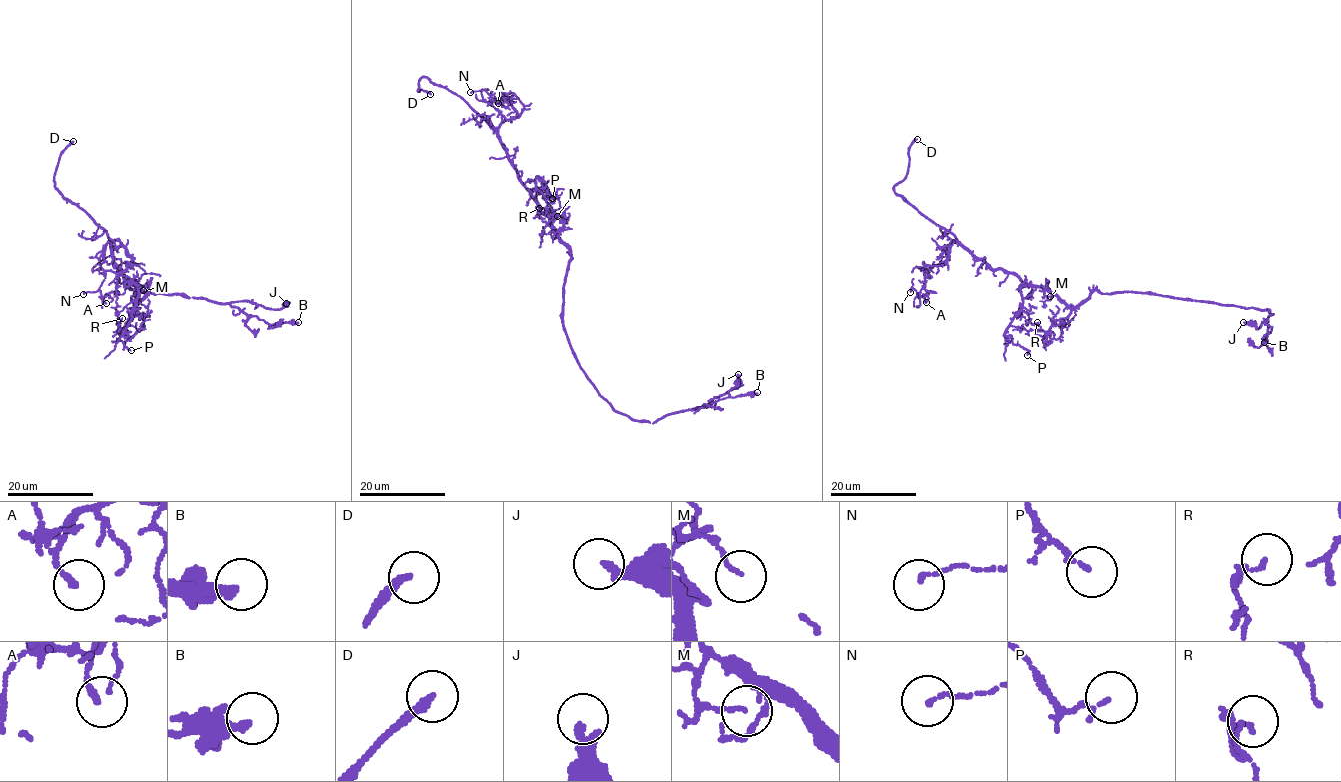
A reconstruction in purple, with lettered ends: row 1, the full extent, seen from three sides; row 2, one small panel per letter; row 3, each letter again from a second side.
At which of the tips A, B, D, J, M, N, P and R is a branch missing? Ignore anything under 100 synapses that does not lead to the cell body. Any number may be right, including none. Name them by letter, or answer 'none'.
D

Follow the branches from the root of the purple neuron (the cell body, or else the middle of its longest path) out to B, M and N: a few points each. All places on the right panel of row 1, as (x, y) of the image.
B: (1093, 291), (1152, 292), (1266, 309), (1273, 313), (1267, 319), (1269, 331), (1262, 341), (1264, 342)
M: (1093, 291), (1072, 308), (1045, 289), (1044, 294), (1050, 296)
N: (1093, 291), (1070, 308), (954, 240), (928, 270), (932, 292), (910, 292)

